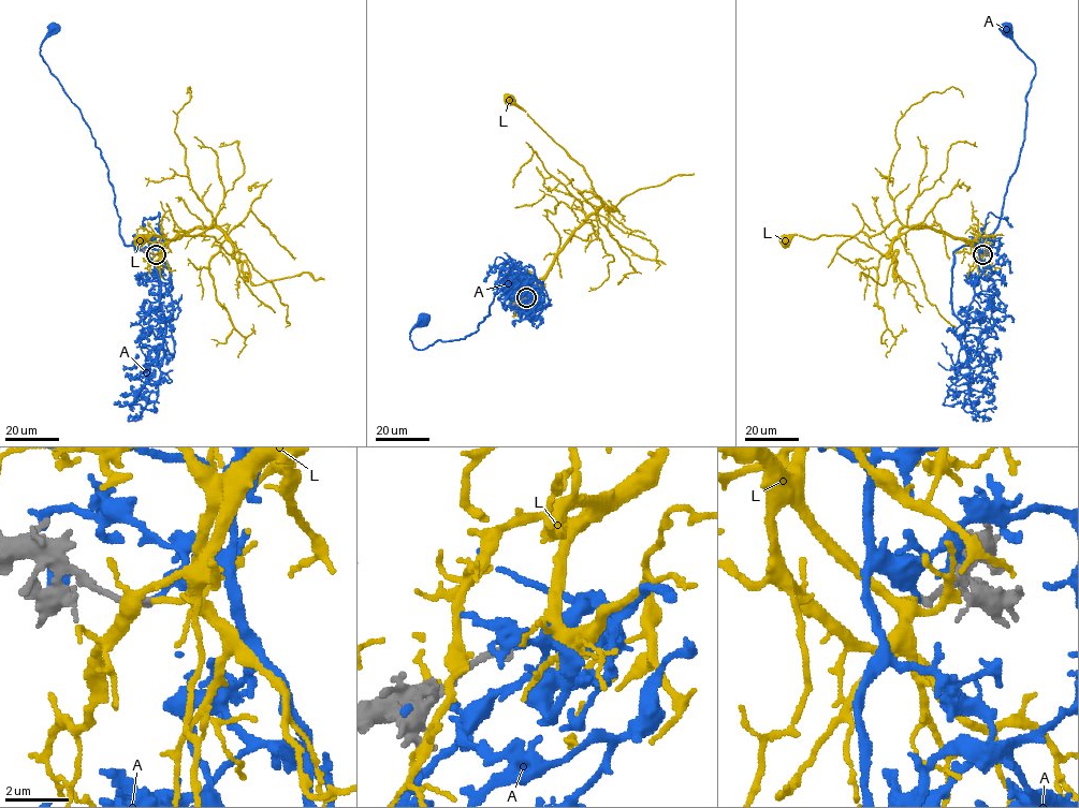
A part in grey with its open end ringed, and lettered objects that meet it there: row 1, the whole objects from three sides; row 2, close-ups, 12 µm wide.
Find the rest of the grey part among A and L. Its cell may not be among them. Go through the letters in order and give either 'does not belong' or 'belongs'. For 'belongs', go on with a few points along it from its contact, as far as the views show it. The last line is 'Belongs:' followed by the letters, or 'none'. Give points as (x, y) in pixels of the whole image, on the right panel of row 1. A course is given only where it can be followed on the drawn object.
A: does not belong
L: belongs; course (982, 254), (970, 243), (931, 228), (903, 228), (885, 254), (842, 235), (807, 238), (795, 235), (786, 241)
Belongs: L

